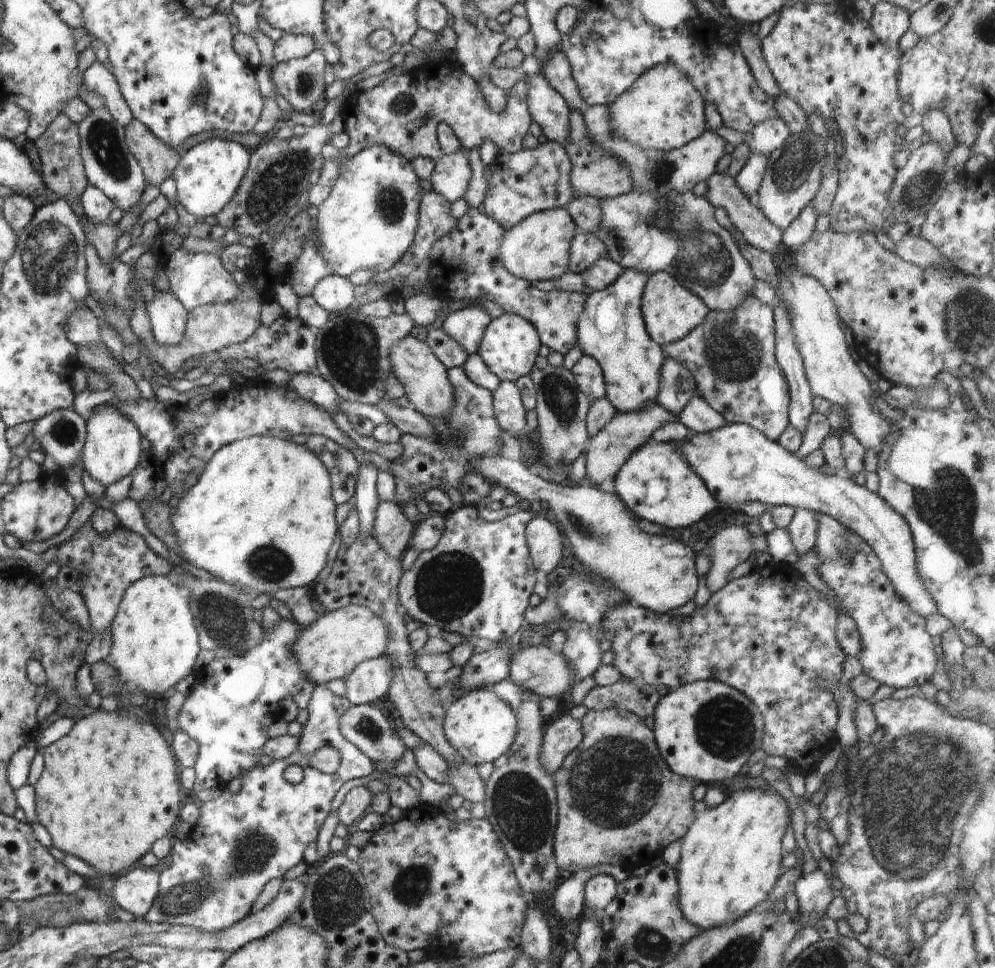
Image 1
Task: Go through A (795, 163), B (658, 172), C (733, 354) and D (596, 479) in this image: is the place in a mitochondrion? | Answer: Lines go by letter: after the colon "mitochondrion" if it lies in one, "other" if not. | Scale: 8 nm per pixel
A: mitochondrion
B: mitochondrion
C: mitochondrion
D: other

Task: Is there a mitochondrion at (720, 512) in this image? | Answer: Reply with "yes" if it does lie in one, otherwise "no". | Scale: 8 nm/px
no

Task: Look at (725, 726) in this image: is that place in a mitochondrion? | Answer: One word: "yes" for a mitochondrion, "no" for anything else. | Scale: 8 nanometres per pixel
yes

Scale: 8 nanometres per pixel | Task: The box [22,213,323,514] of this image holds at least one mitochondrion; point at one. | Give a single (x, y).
(63, 432)

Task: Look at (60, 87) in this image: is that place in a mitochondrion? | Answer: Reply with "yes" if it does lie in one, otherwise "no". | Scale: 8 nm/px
no

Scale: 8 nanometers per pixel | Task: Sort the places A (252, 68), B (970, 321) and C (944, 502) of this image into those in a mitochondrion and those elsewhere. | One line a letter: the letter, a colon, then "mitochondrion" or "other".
A: other
B: mitochondrion
C: mitochondrion

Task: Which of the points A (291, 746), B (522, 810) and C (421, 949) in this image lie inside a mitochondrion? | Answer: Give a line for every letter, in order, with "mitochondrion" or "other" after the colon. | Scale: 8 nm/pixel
A: other
B: mitochondrion
C: other

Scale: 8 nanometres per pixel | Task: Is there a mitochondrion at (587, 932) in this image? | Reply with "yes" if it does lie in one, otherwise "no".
no

